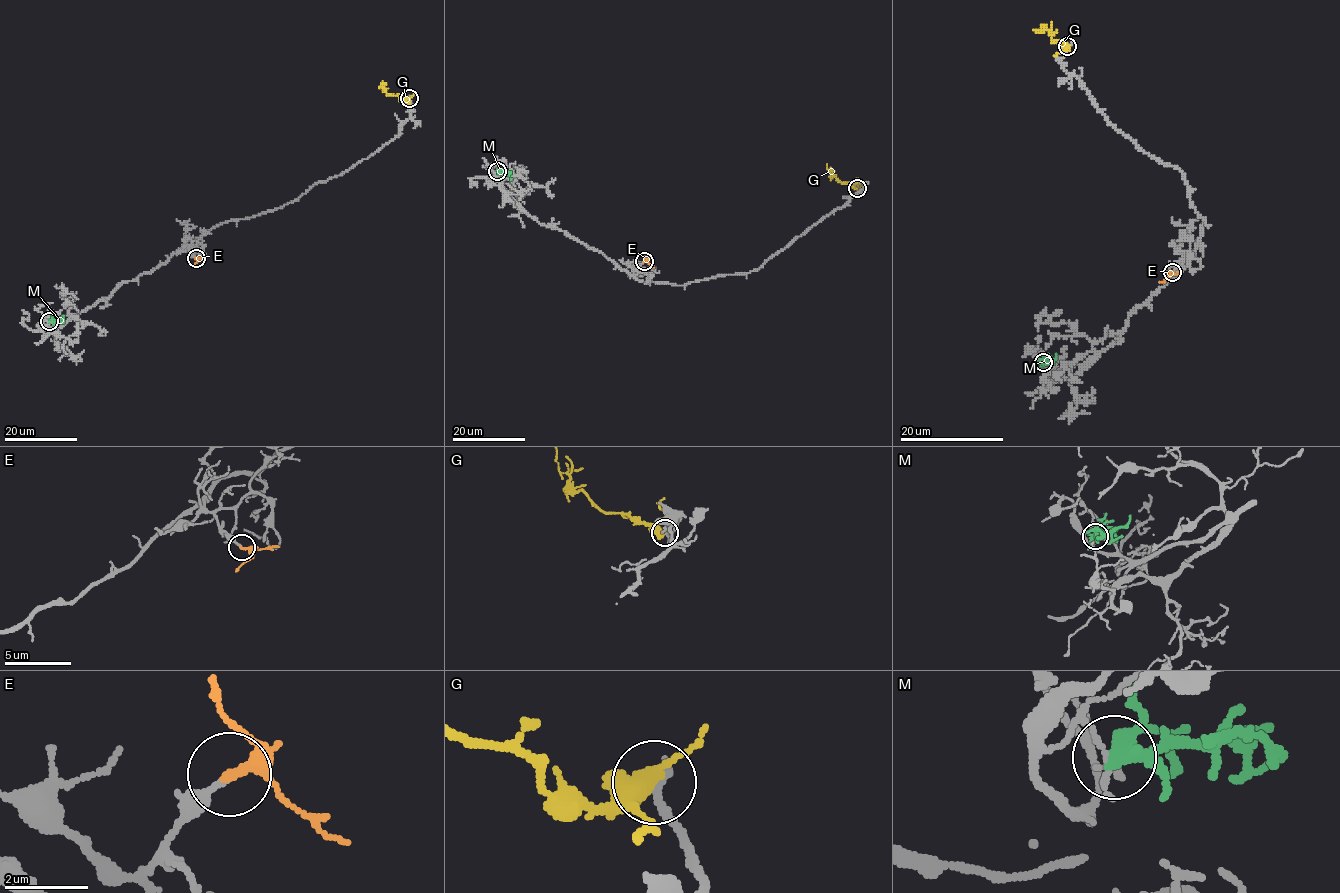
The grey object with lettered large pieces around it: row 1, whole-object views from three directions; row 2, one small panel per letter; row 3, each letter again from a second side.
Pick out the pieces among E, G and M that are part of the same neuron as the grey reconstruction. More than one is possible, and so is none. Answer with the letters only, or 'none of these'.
E

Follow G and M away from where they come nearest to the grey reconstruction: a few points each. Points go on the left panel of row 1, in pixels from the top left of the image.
G: (409, 98), (401, 100), (397, 96), (387, 94), (381, 85), (379, 86)
M: (49, 321), (62, 319), (62, 315)

